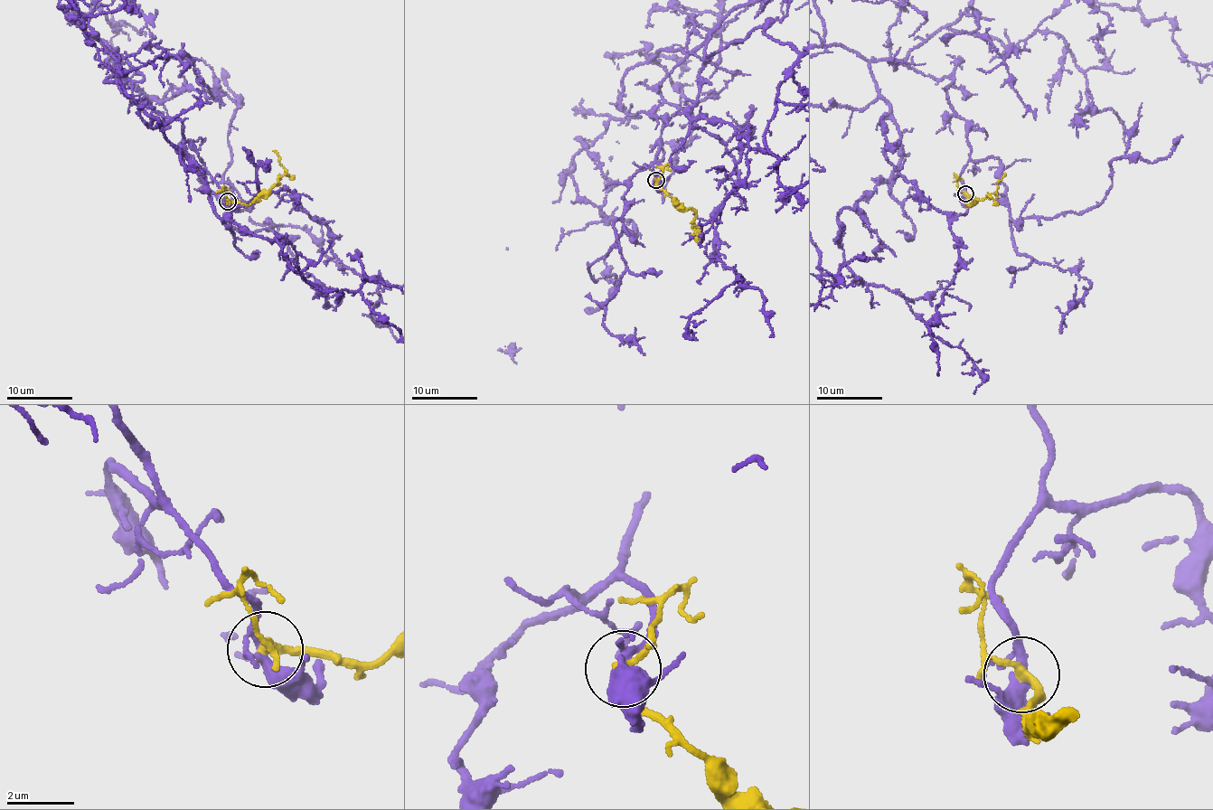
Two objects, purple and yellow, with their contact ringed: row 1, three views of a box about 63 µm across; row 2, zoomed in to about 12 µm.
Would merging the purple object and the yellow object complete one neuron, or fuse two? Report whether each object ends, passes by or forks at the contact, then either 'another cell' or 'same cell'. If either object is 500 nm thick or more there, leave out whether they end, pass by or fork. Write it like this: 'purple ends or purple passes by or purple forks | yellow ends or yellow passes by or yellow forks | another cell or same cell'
purple forks | yellow passes by | another cell

